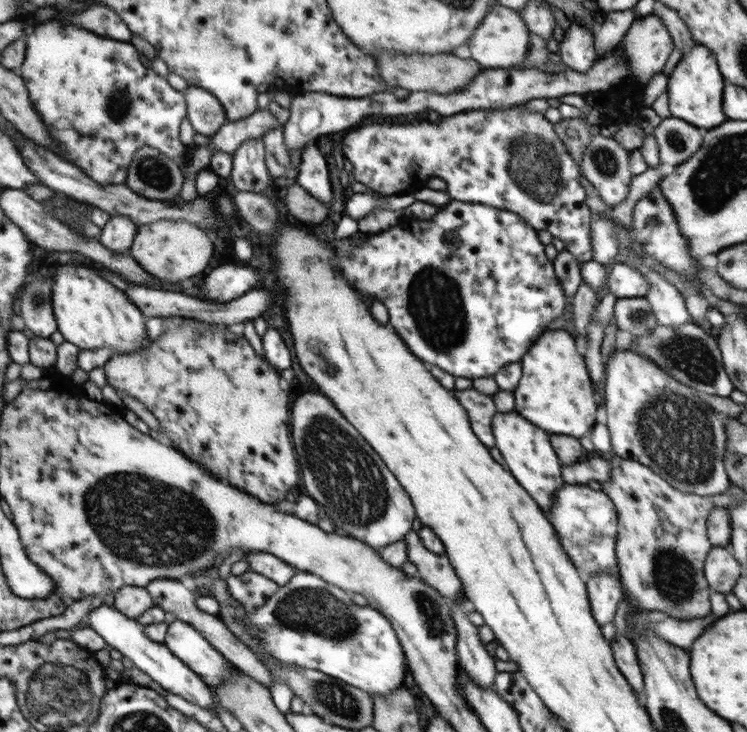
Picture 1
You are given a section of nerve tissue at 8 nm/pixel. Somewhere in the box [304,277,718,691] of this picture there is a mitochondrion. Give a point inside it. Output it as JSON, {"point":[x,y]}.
{"point":[666,568]}

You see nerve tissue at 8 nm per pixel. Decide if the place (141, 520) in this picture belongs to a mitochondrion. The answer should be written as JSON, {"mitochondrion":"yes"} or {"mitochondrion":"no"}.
{"mitochondrion":"yes"}

